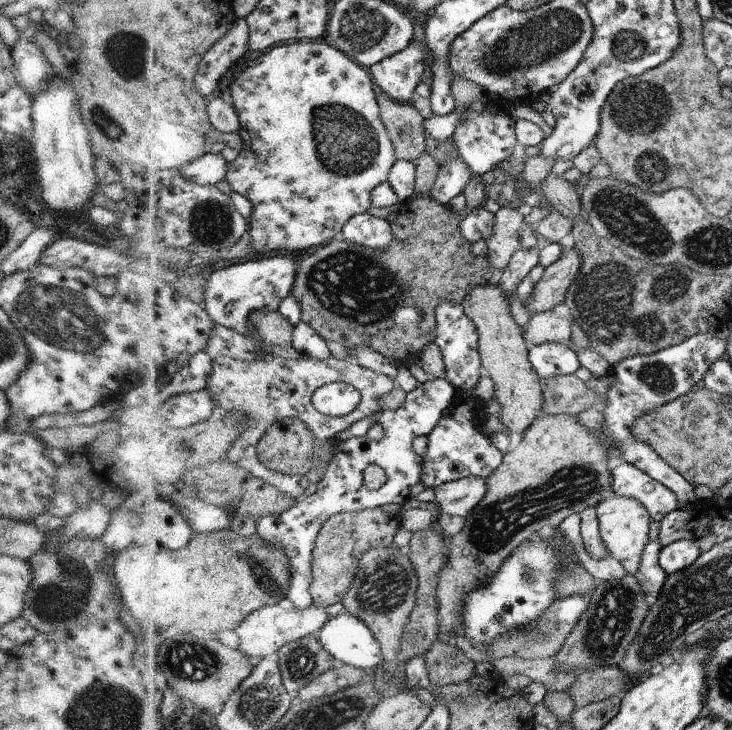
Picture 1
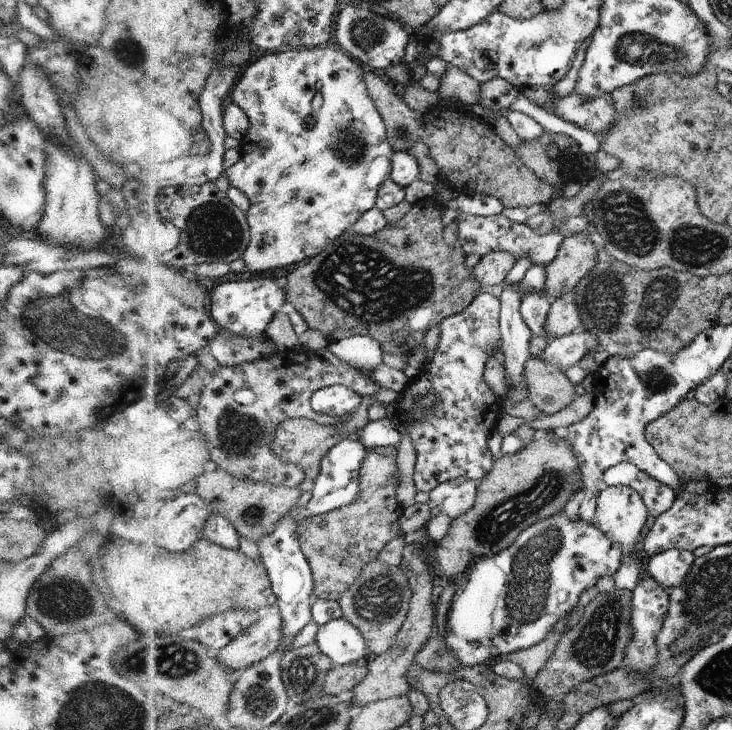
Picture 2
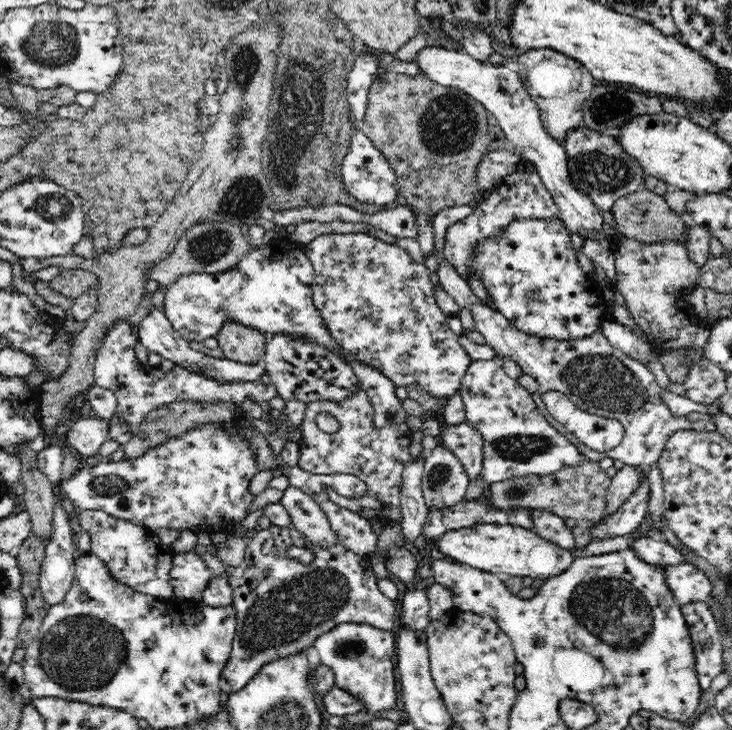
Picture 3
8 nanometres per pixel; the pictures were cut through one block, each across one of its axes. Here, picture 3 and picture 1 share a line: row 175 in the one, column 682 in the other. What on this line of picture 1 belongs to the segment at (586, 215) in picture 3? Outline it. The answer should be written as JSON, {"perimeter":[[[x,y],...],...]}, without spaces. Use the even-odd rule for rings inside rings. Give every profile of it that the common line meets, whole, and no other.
{"perimeter":[[[681,539],[663,548],[658,563],[670,576],[694,564],[701,552],[698,539]]]}

